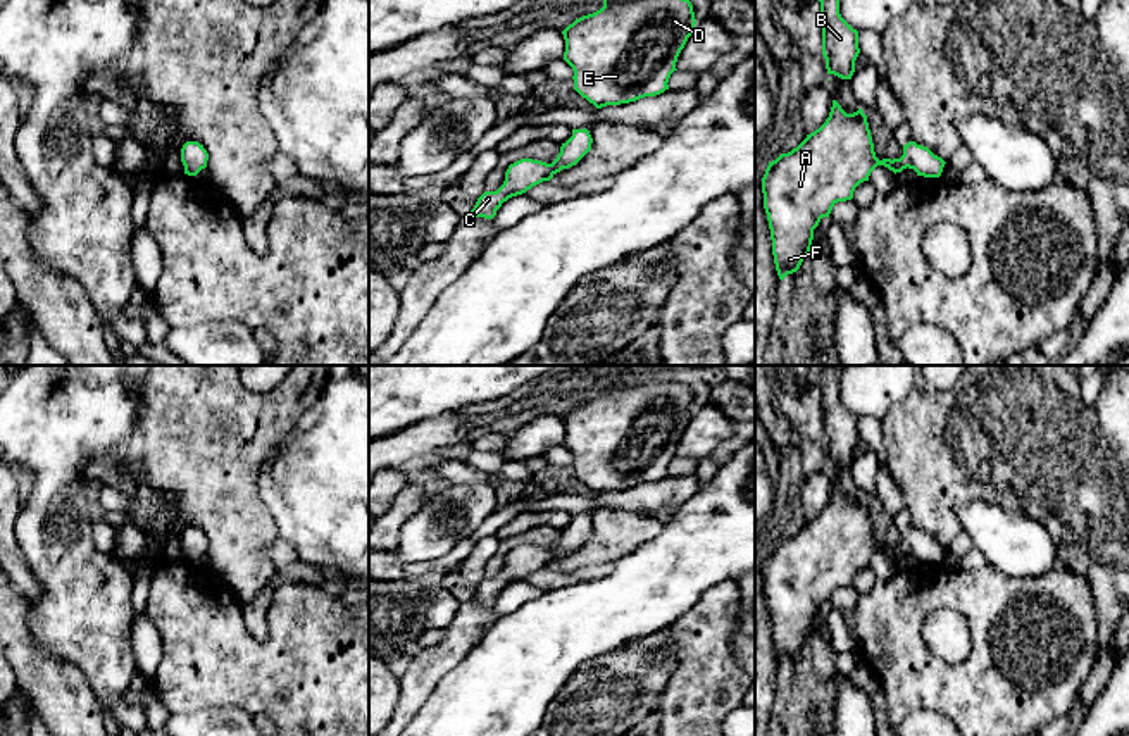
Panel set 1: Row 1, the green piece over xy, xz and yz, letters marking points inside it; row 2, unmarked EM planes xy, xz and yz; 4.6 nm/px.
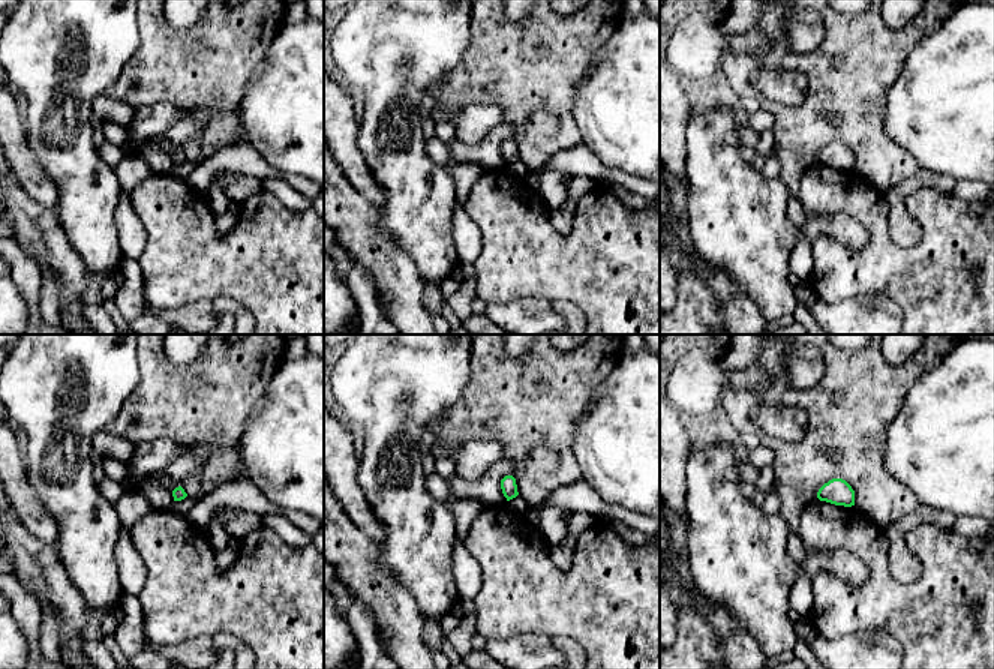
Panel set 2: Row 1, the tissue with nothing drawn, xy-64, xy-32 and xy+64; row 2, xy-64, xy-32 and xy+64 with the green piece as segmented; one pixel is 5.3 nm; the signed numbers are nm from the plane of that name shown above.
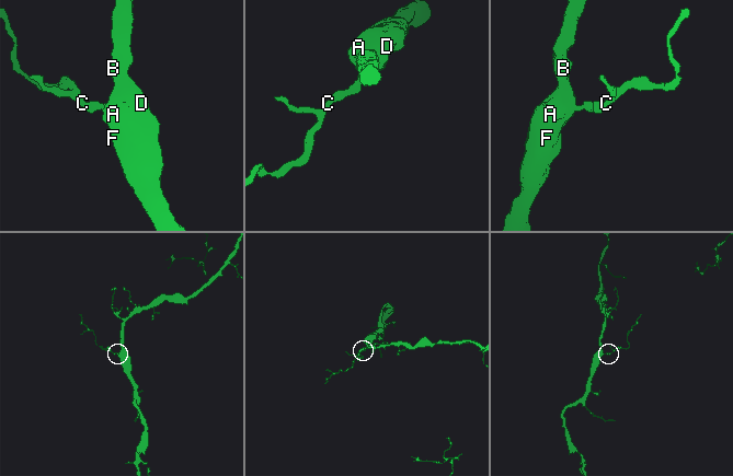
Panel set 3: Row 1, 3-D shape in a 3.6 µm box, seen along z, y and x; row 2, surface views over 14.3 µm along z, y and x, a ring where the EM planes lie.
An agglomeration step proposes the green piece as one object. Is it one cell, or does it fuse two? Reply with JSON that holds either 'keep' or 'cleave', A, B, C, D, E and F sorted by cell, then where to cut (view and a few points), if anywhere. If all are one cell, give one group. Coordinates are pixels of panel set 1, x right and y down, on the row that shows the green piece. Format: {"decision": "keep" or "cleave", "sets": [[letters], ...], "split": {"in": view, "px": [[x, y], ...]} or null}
{"decision": "keep", "sets": [["A", "B", "C", "D", "E", "F"]], "split": null}

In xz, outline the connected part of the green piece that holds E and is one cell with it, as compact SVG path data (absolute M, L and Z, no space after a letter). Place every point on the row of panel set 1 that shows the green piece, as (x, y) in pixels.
M603 0L600 10L562 31L564 60L574 71L574 90L596 109L664 93L695 24L689 0Z

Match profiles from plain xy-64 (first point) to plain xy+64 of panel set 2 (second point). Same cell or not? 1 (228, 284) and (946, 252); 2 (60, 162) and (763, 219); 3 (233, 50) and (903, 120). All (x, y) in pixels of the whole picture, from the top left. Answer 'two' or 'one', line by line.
1: one
2: one
3: two

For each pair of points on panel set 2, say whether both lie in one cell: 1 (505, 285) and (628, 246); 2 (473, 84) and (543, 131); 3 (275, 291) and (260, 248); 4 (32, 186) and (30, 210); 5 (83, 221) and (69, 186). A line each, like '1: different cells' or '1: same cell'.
1: same cell
2: same cell
3: same cell
4: different cells
5: same cell

